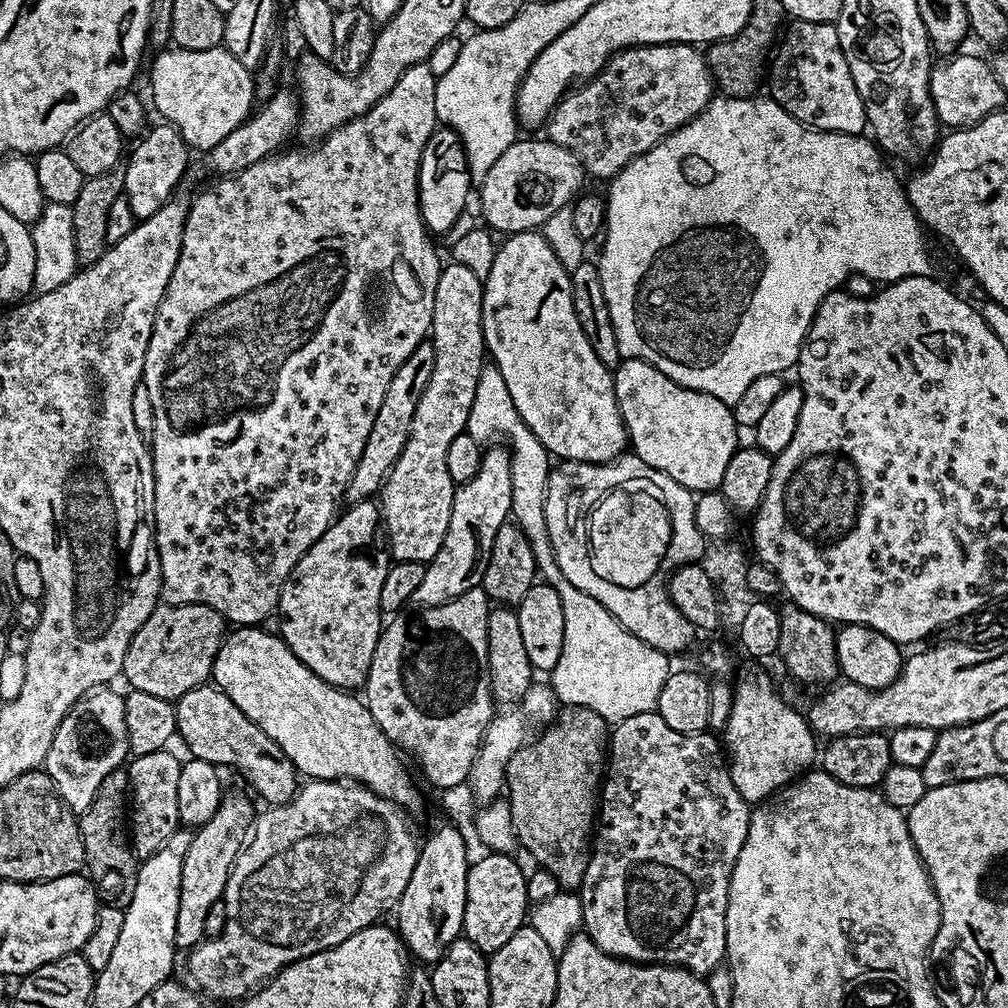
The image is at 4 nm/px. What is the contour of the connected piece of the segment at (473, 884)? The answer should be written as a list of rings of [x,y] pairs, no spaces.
[[[493,851],[492,856],[471,861],[466,878],[466,910],[464,911],[463,939],[469,940],[479,952],[497,952],[519,928],[525,927],[530,912],[528,877],[515,855]]]

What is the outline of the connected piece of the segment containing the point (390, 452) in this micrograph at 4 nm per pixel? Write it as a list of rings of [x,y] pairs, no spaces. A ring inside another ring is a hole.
[[[425,342],[417,346],[414,354],[410,354],[410,358],[398,366],[394,378],[390,378],[386,398],[382,398],[382,406],[374,417],[374,426],[370,426],[370,438],[366,438],[366,446],[362,446],[362,458],[358,458],[358,466],[354,466],[354,474],[344,491],[343,499],[348,500],[349,505],[357,504],[359,500],[373,499],[384,487],[385,478],[390,474],[394,462],[398,462],[398,454],[402,454],[402,446],[406,446],[410,422],[414,422],[414,410],[418,410],[418,402],[433,370],[434,346]]]

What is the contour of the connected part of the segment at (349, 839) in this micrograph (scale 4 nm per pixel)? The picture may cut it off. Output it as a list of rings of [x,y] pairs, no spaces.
[[[313,780],[299,785],[298,791],[287,804],[277,804],[263,809],[265,812],[255,817],[254,823],[258,826],[258,836],[266,836],[266,832],[274,832],[274,852],[270,852],[270,858],[266,858],[266,846],[260,842],[253,842],[251,839],[240,849],[238,858],[228,875],[228,881],[224,887],[222,903],[224,905],[224,929],[218,936],[205,939],[195,945],[187,953],[188,956],[188,976],[193,980],[201,993],[213,996],[216,1000],[237,1000],[243,1001],[253,990],[265,985],[280,969],[287,964],[294,963],[295,960],[306,958],[315,952],[321,952],[327,948],[338,946],[338,942],[346,942],[351,934],[358,930],[368,928],[369,925],[377,923],[383,912],[391,913],[396,905],[400,903],[400,896],[406,890],[406,882],[410,882],[410,874],[414,874],[414,866],[420,857],[420,844],[418,836],[412,833],[412,828],[408,825],[405,809],[399,804],[380,796],[376,792],[371,792],[363,784],[349,782],[346,780]]]

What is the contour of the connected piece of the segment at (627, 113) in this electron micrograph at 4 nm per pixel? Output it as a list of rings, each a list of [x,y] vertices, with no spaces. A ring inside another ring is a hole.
[[[641,44],[639,48],[617,52],[591,80],[561,96],[555,108],[548,113],[546,136],[574,153],[591,179],[593,176],[596,180],[608,182],[631,160],[646,154],[659,140],[664,140],[683,124],[689,124],[712,99],[712,71],[708,68],[707,55],[697,45]]]

